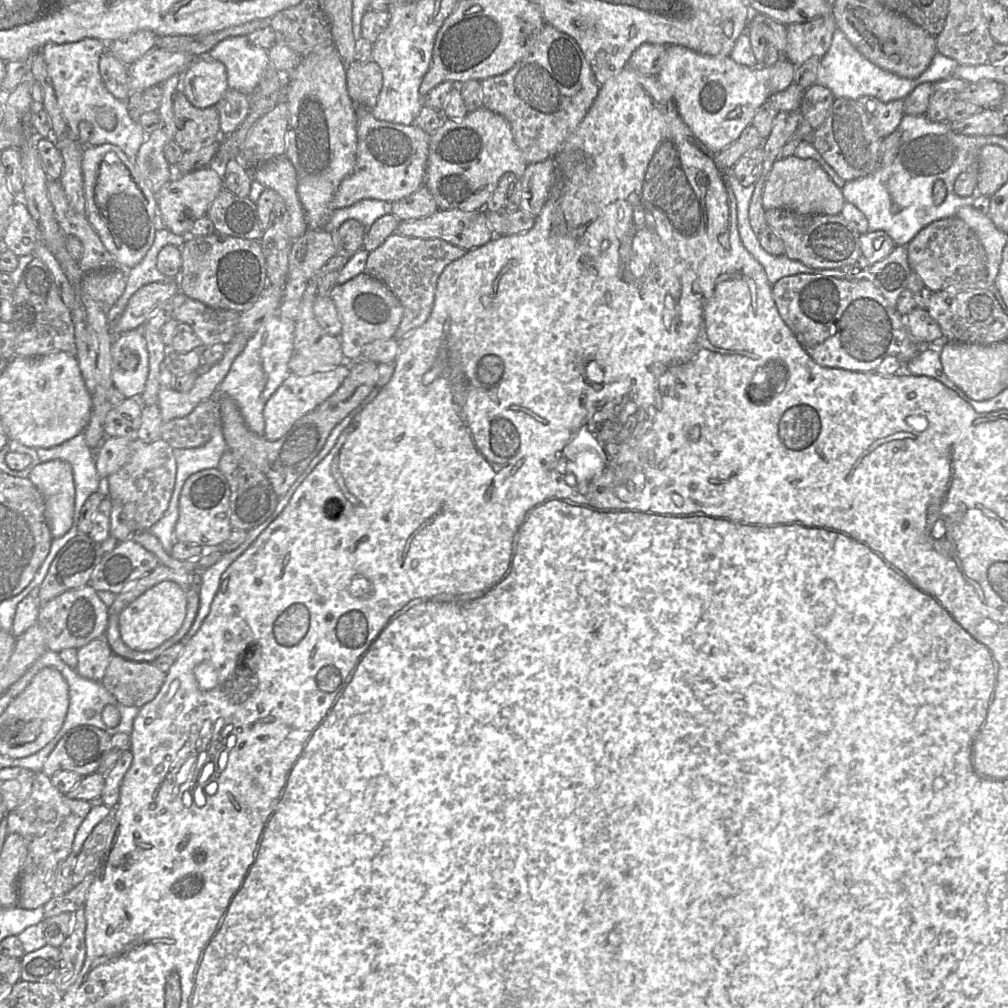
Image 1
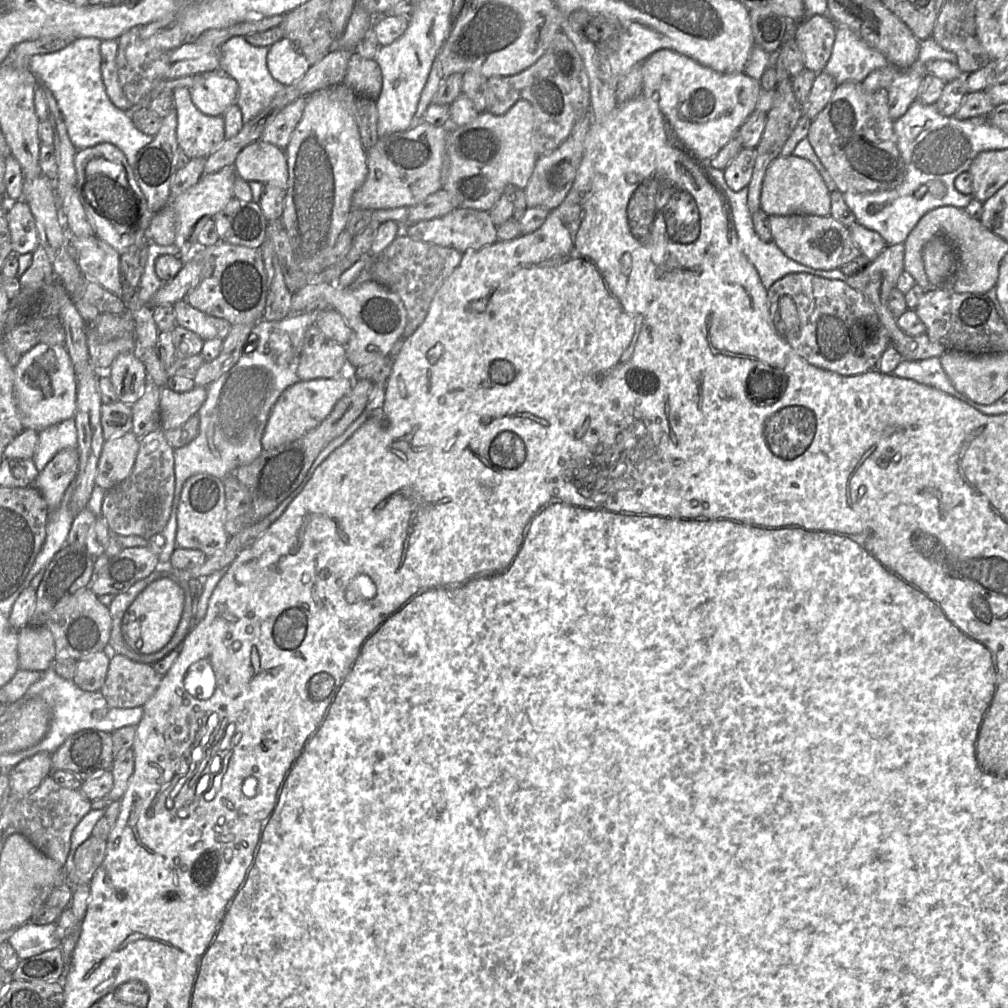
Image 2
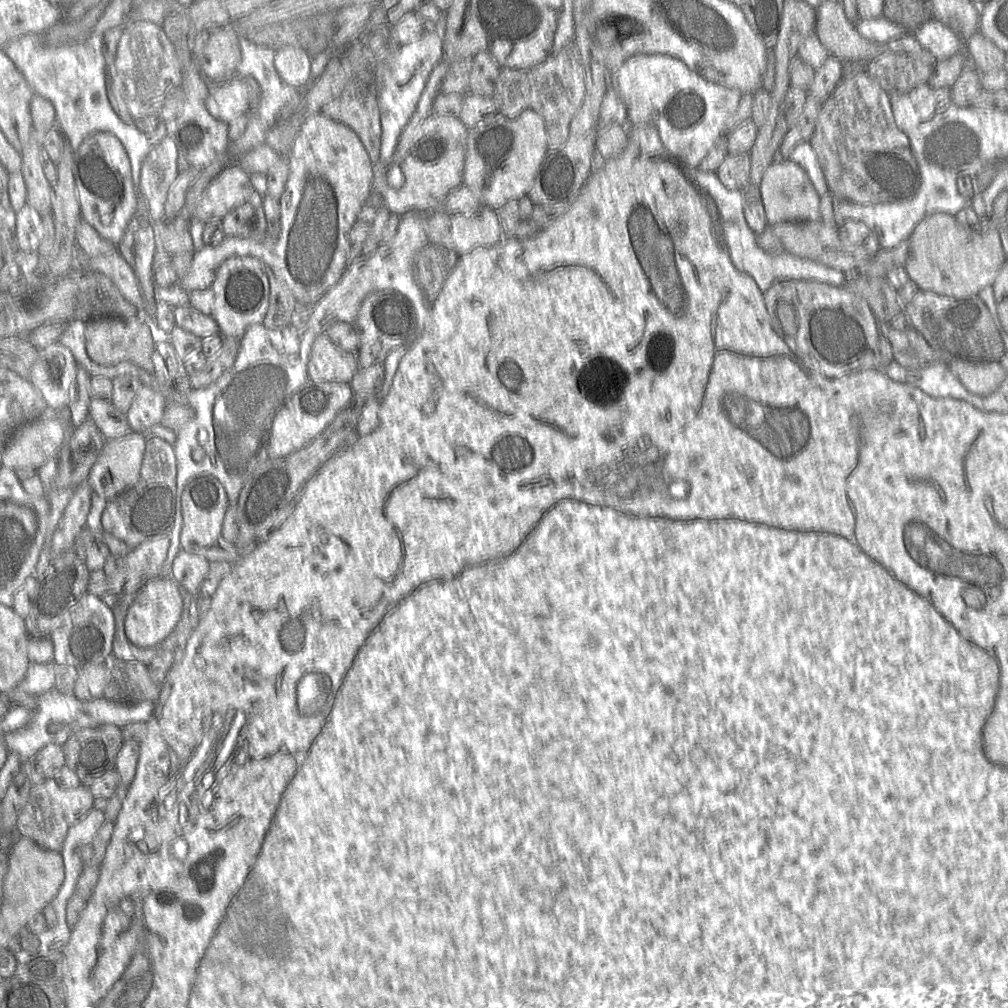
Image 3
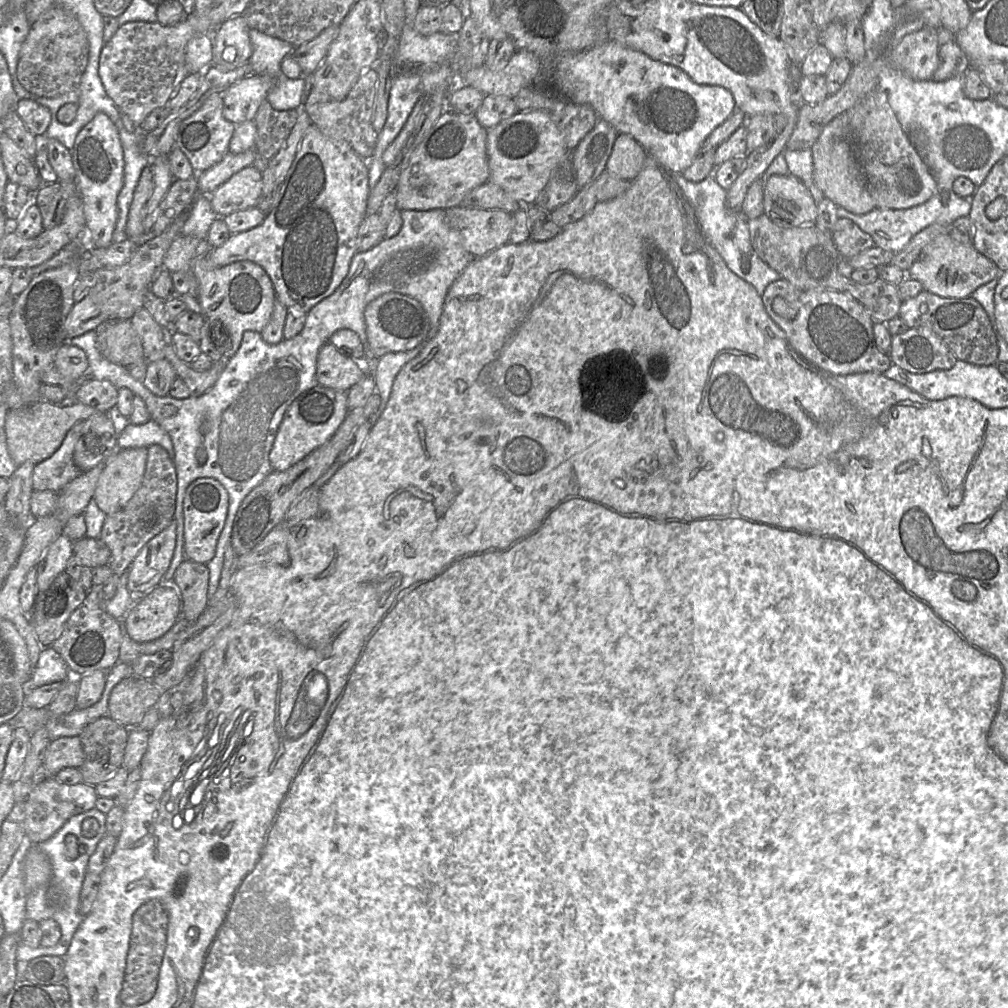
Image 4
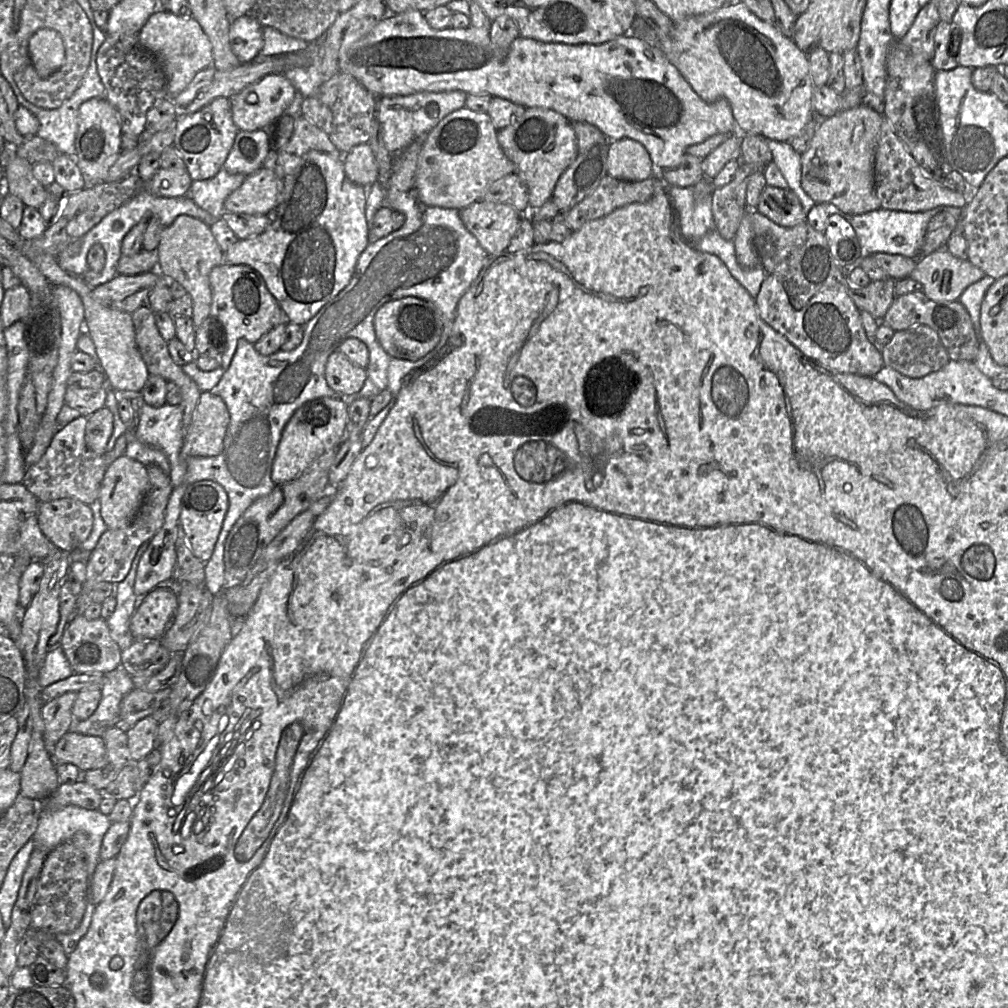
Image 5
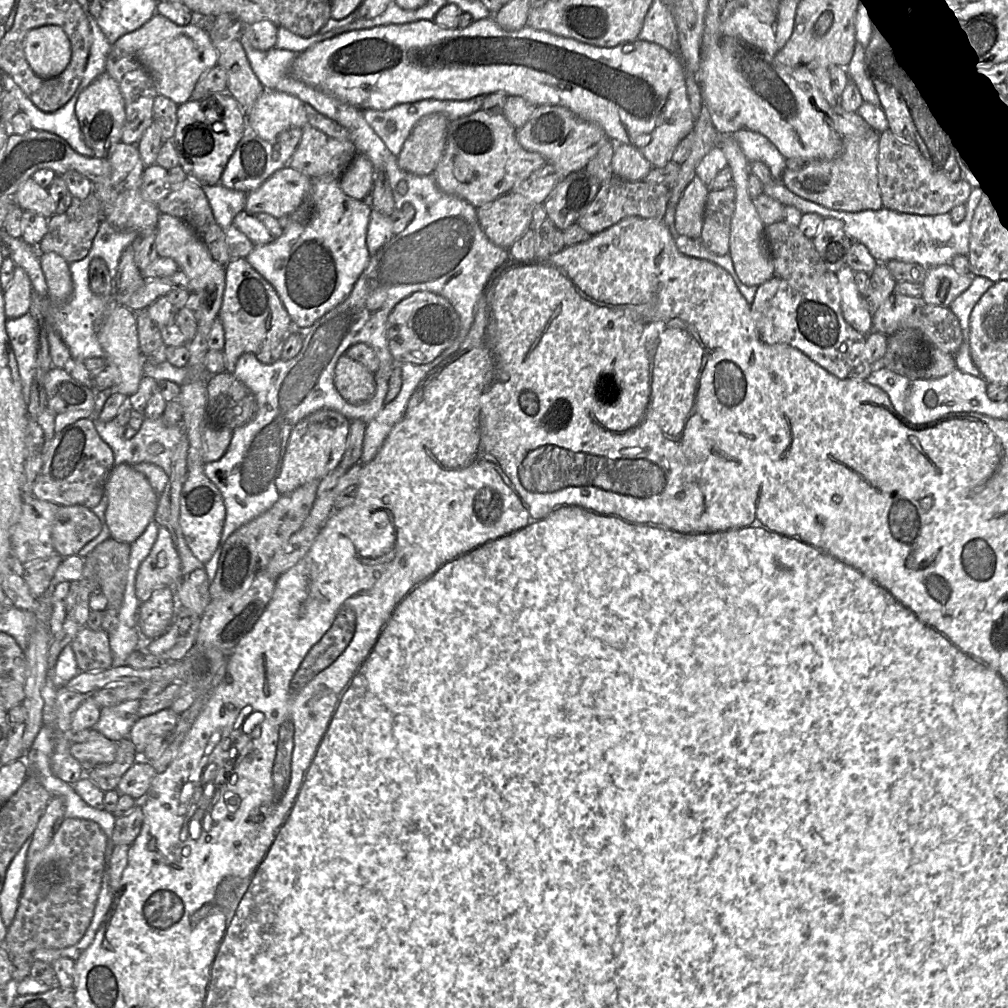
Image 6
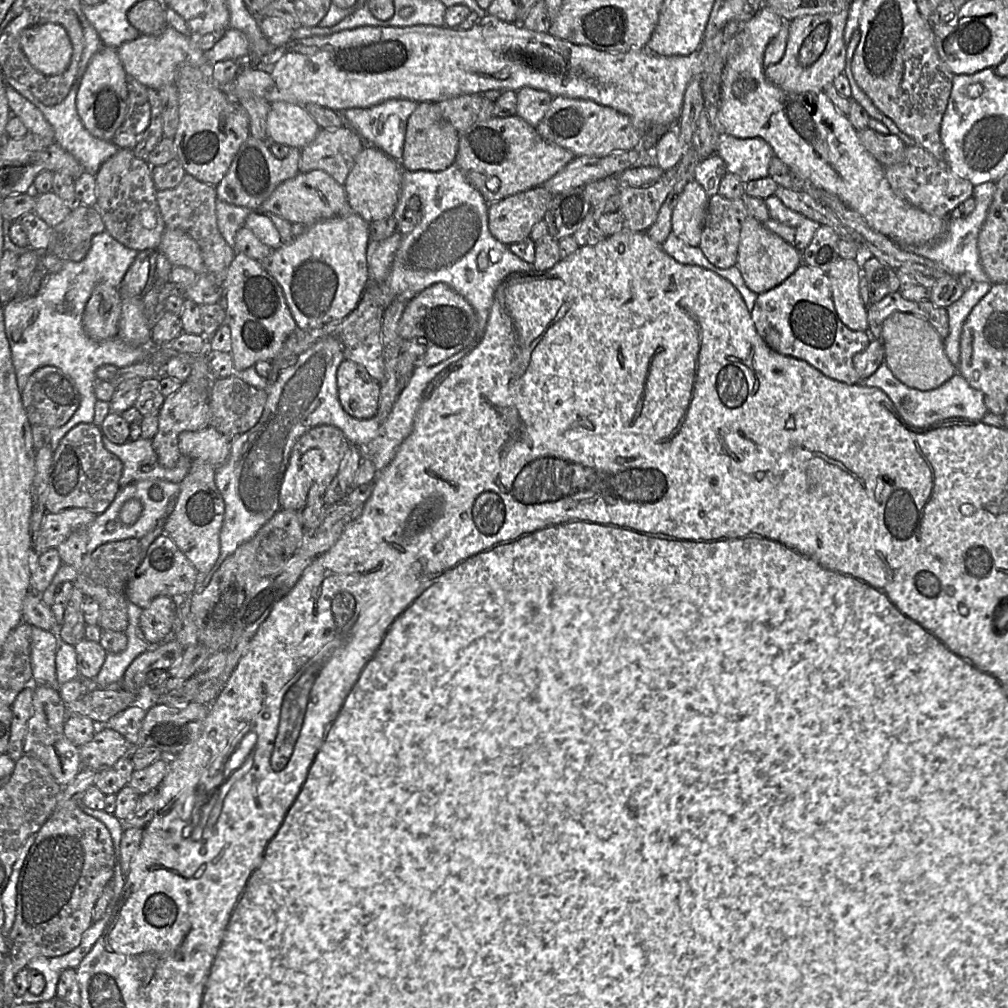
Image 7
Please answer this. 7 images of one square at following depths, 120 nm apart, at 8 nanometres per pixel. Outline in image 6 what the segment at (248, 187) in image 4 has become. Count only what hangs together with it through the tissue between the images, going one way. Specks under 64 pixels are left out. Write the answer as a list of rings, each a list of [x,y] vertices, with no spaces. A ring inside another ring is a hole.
[[[287,166],[276,171],[258,189],[247,194],[244,211],[288,217],[303,201],[311,178]]]

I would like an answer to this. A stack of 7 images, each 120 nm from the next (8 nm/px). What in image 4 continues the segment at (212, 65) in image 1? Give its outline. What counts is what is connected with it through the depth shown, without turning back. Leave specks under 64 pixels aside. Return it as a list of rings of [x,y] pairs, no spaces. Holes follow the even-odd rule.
[[[253,75],[231,85],[222,95],[223,116],[235,125],[253,121],[272,87],[265,75]]]

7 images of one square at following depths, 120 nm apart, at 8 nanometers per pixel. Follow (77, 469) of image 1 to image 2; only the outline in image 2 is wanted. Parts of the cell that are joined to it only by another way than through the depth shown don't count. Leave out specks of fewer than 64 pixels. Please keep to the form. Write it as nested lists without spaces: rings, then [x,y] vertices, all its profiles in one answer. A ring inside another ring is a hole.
[[[74,418],[64,420],[39,432],[38,445],[33,456],[37,470],[43,470],[59,451],[66,448],[78,448]]]

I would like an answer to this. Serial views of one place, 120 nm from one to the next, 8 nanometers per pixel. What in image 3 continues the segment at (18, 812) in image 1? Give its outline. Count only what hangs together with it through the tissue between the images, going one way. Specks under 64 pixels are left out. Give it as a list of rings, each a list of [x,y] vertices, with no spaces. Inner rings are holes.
[[[54,778],[46,780],[32,787],[28,802],[17,820],[17,834],[31,839],[46,850],[61,853],[69,829],[95,809],[94,800],[86,785],[80,785],[75,789],[64,789]]]

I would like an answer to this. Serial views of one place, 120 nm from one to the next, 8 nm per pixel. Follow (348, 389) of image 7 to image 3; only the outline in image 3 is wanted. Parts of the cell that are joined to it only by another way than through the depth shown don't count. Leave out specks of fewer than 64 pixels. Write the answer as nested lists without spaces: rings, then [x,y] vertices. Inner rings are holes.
[[[325,333],[315,338],[307,363],[309,381],[349,383],[358,369],[356,352],[343,350]]]

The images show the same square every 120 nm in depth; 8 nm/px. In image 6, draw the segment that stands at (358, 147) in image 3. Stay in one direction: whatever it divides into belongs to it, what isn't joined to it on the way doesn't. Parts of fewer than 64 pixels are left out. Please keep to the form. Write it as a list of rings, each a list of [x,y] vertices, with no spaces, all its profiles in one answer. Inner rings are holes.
[[[311,178],[310,188],[298,208],[288,217],[277,218],[283,228],[282,235],[271,243],[255,245],[245,258],[273,286],[295,328],[308,329],[351,293],[371,257],[366,243],[371,211],[369,200],[356,200],[346,195],[340,180]]]

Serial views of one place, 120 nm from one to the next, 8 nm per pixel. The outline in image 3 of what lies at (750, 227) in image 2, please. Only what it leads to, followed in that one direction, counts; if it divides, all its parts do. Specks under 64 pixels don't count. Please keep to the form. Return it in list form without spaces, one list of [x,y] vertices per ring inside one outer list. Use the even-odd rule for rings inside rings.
[[[698,167],[686,170],[683,168],[683,172],[701,191],[714,200],[722,220],[724,236],[733,265],[739,271],[750,275],[762,293],[775,282],[785,279],[819,281],[833,286],[843,286],[847,281],[843,271],[827,267],[815,261],[788,252],[777,255],[766,253],[757,245],[756,233],[750,229],[746,222],[743,211],[742,190],[726,188],[717,177],[716,172],[702,171]]]

